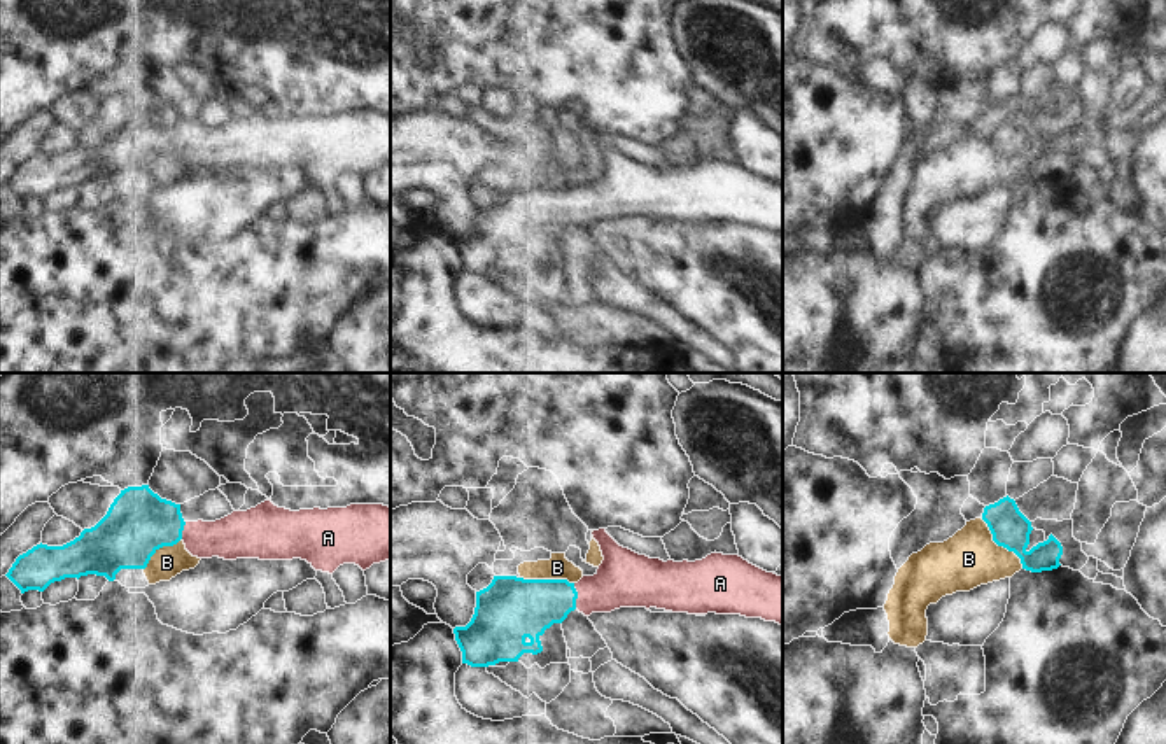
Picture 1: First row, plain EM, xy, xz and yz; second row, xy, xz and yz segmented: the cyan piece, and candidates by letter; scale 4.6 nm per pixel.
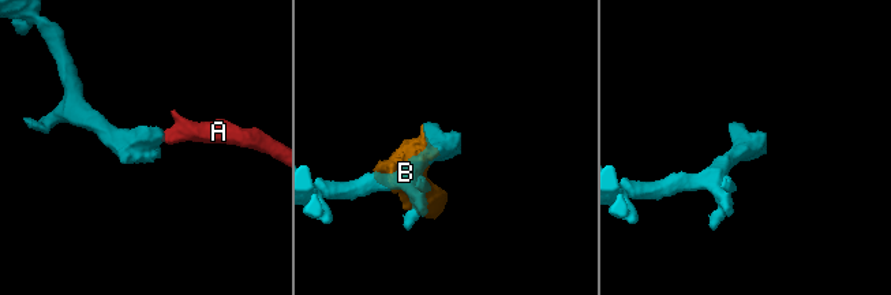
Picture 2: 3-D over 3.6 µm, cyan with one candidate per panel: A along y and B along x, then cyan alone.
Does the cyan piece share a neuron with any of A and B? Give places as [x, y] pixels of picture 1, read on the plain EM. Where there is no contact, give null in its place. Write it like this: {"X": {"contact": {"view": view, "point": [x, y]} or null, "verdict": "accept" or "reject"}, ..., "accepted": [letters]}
{"A": {"contact": {"view": "xz", "point": [576, 203]}, "verdict": "accept"}, "B": {"contact": {"view": "yz", "point": [1000, 153]}, "verdict": "reject"}, "accepted": ["A"]}

